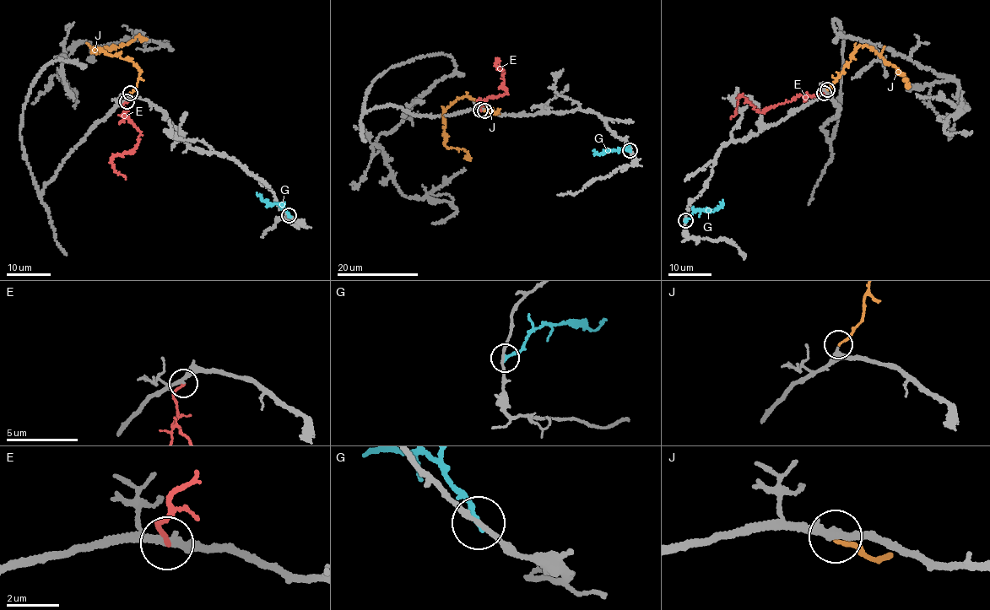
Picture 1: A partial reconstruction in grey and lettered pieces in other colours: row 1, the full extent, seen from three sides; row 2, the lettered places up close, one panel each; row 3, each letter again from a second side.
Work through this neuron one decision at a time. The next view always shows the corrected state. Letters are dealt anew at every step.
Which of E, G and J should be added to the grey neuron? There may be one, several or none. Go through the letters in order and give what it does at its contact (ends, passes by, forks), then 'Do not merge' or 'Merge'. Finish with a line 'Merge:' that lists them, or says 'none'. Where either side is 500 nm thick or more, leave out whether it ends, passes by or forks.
E: It ends there. Do not merge
G: It ends there. Do not merge
J: It ends there. Merge
Merge: J

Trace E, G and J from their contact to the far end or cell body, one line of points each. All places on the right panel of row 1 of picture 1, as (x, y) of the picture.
E: (824, 94), (799, 95), (761, 111), (754, 108), (741, 95), (736, 114), (731, 119)
G: (686, 220), (696, 211), (705, 207), (713, 211), (718, 208), (722, 200)
J: (827, 89), (830, 88), (859, 45), (872, 49), (884, 62), (902, 72), (909, 89)

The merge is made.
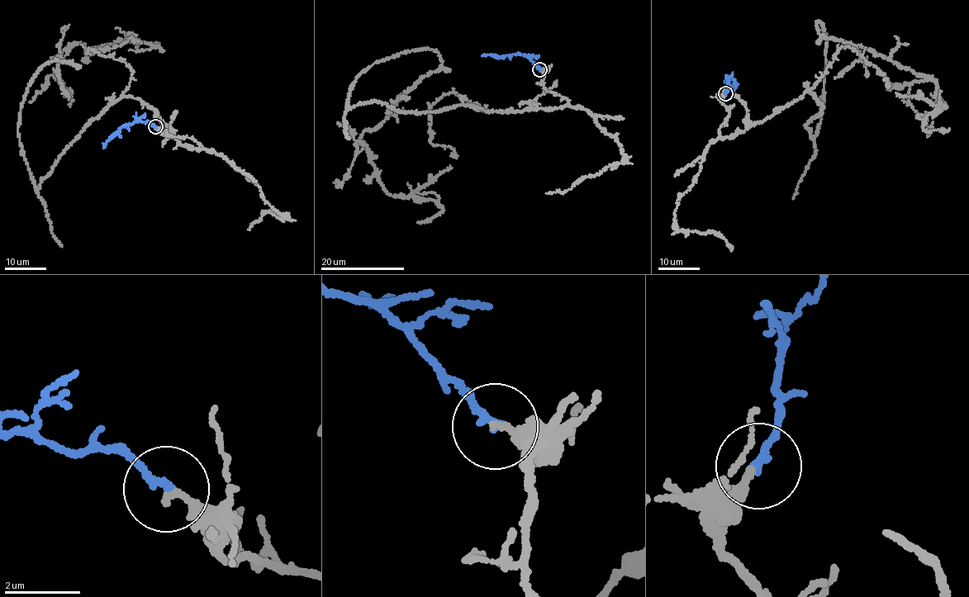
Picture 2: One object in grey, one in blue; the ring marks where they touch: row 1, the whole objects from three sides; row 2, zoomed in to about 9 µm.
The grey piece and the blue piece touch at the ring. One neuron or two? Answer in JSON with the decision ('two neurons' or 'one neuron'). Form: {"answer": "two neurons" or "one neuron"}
{"answer": "one neuron"}

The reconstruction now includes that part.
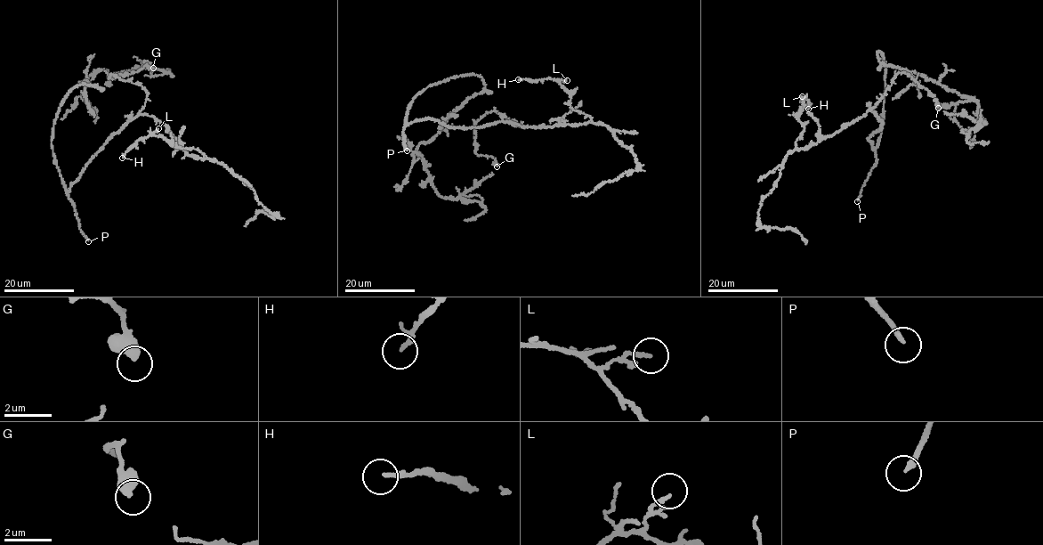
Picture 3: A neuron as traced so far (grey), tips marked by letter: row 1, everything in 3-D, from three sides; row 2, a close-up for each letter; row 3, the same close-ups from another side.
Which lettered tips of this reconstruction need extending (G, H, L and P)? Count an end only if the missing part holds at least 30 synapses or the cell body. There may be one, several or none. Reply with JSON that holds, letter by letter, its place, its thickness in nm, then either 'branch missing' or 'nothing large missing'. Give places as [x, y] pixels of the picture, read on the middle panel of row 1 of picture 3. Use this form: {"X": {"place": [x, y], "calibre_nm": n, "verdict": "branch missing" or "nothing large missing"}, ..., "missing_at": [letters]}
{"G": {"place": [497, 166], "calibre_nm": 500, "verdict": "nothing large missing"}, "H": {"place": [518, 79], "calibre_nm": 110, "verdict": "nothing large missing"}, "L": {"place": [567, 80], "calibre_nm": 140, "verdict": "nothing large missing"}, "P": {"place": [407, 150], "calibre_nm": 200, "verdict": "branch missing"}, "missing_at": ["P"]}

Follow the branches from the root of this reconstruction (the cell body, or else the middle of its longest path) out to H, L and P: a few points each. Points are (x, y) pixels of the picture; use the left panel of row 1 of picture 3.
H: (70, 185), (107, 140), (140, 114), (167, 126), (189, 155), (206, 156), (149, 134), (122, 158)
L: (70, 185), (107, 140), (140, 114), (167, 126), (189, 155), (206, 158), (171, 145), (155, 134), (158, 128)
P: (70, 185), (68, 198), (73, 204), (80, 229), (88, 241)

